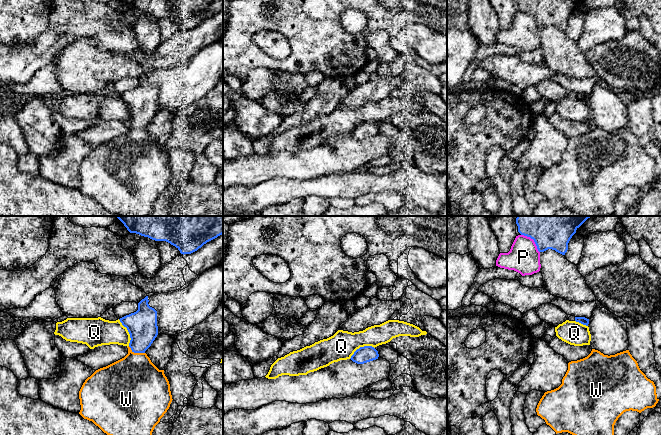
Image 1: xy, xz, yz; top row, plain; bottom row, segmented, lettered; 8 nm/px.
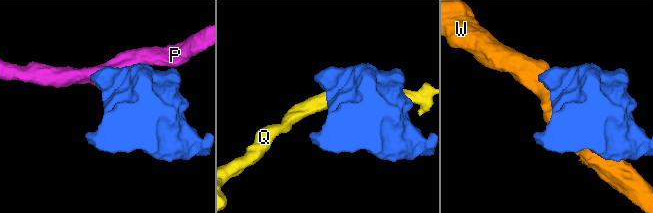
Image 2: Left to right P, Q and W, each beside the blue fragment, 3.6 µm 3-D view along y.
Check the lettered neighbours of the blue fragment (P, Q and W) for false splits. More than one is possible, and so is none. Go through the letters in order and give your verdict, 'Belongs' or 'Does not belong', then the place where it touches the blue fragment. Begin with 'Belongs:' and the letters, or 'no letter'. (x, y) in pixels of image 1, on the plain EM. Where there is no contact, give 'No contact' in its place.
Belongs: W
P: Does not belong. Touches blue at yz (533, 15)
Q: Does not belong. Touches blue at xy (128, 107)
W: Belongs. Touches blue at xy (136, 128)

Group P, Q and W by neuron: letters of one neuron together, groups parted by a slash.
P / Q / W

